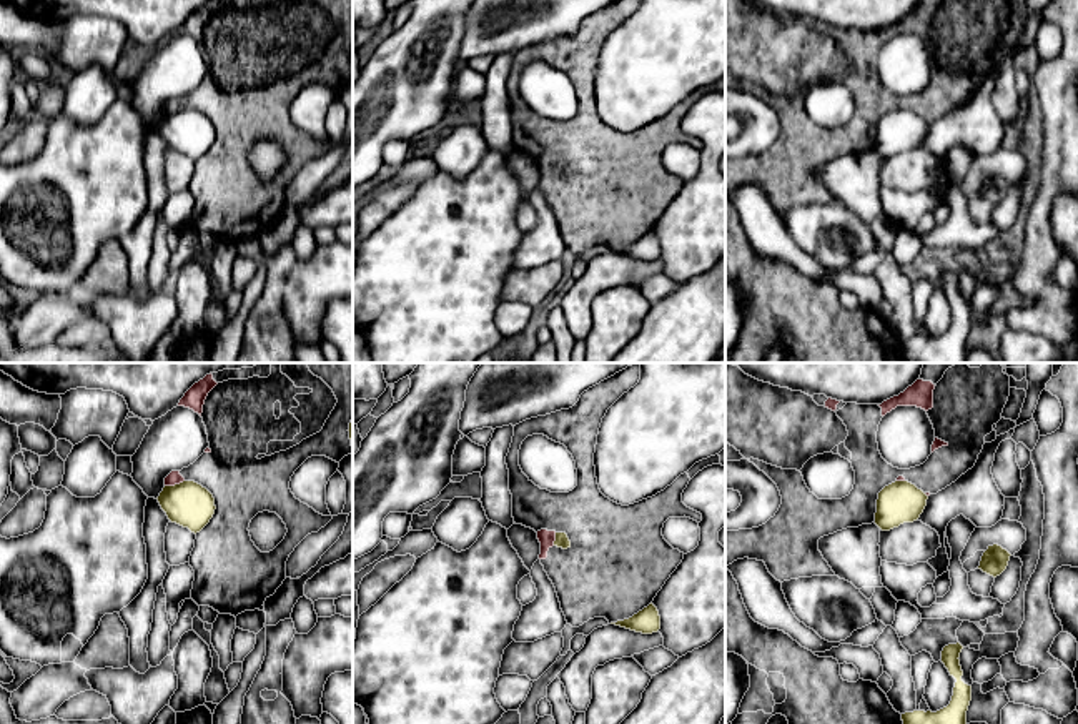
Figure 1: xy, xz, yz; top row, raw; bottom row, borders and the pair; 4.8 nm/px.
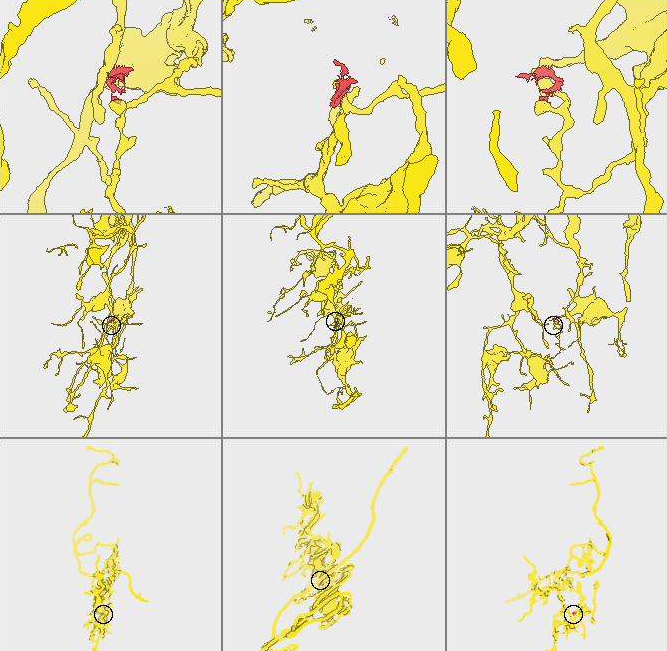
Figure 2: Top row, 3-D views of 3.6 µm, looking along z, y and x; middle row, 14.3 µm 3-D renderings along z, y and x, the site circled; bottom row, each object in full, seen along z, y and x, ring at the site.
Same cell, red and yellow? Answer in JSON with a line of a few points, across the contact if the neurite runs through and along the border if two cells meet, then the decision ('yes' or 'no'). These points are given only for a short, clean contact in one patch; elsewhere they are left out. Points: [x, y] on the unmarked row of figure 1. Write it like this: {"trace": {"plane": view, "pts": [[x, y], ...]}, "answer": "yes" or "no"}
{"trace": {"plane": "xy", "pts": [[183, 107], [165, 114]]}, "answer": "no"}

